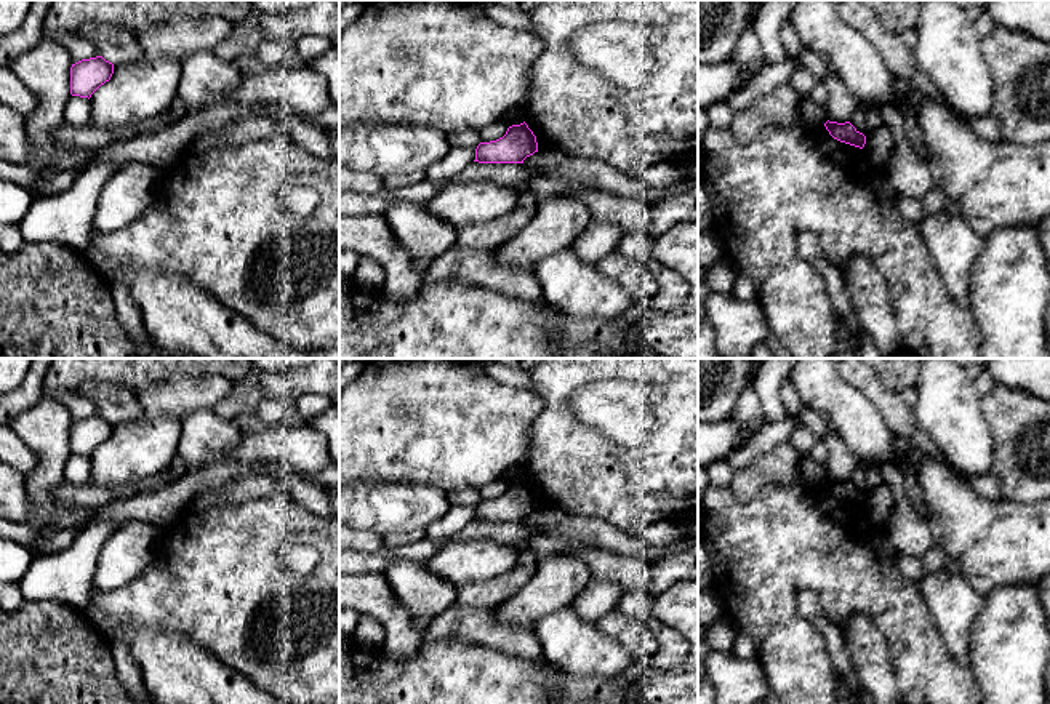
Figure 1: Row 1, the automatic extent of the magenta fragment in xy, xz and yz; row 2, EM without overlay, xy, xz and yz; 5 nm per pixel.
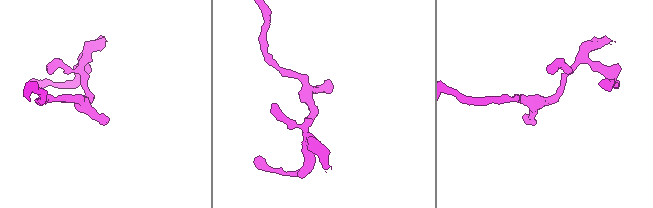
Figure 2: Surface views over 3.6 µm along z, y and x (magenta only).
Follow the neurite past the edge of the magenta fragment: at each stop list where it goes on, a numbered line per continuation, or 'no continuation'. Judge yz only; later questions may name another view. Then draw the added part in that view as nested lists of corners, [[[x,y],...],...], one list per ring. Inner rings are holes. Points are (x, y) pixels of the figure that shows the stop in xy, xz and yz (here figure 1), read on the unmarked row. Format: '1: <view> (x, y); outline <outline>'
no continuation

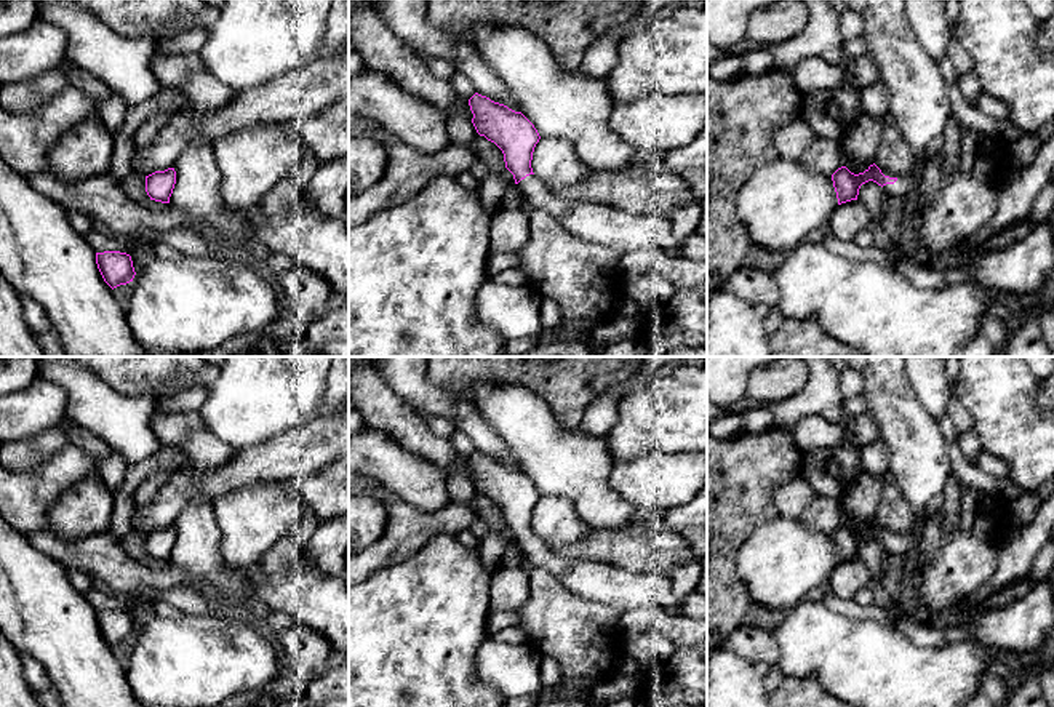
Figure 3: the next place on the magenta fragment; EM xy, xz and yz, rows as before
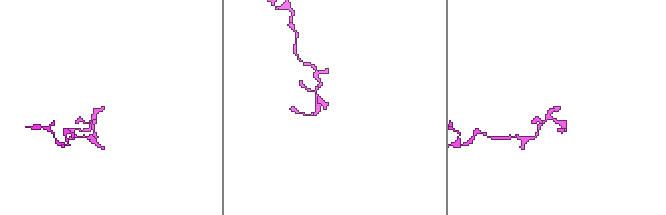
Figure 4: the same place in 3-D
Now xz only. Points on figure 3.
1: xz (611, 586); outline [[[526,534],[518,542],[534,568],[558,577],[566,592],[587,601],[614,606],[621,613],[641,606],[661,606],[667,613],[681,614],[683,601],[673,593],[670,574],[657,568],[633,573],[611,563],[566,558],[552,550],[542,537]]]

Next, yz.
1: yz (904, 543); outline [[[910,529],[905,534],[897,536],[894,542],[883,544],[883,549],[889,555],[896,555],[896,557],[905,557],[915,547],[916,547],[916,539],[915,539],[913,529]]]

